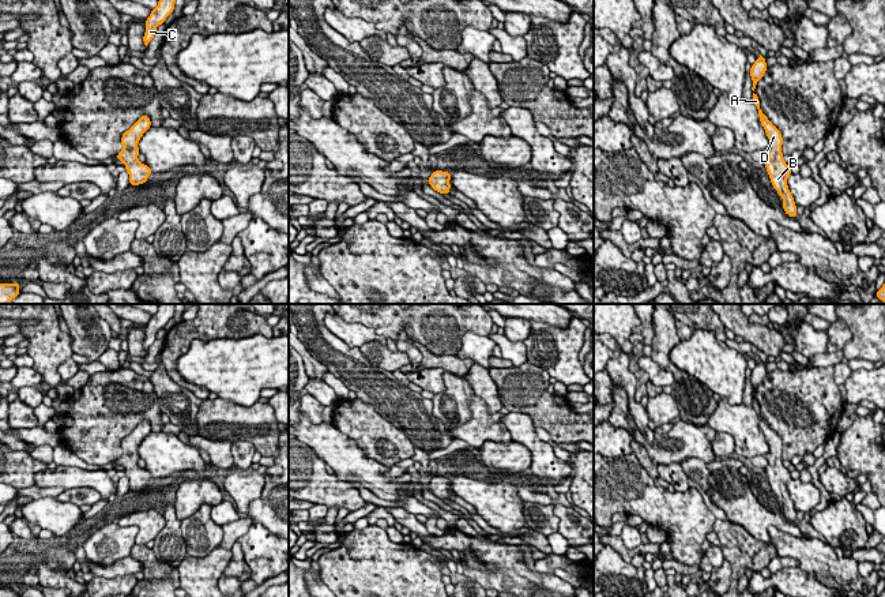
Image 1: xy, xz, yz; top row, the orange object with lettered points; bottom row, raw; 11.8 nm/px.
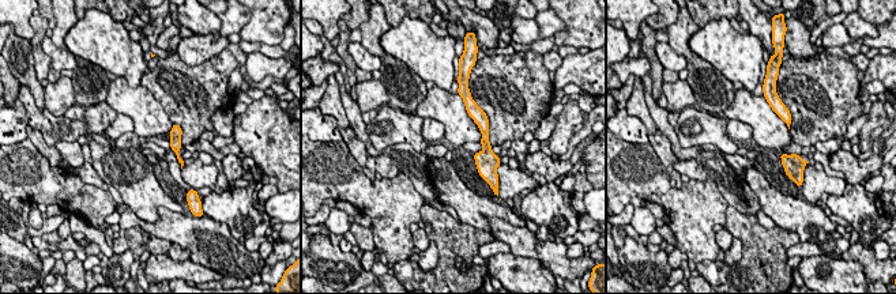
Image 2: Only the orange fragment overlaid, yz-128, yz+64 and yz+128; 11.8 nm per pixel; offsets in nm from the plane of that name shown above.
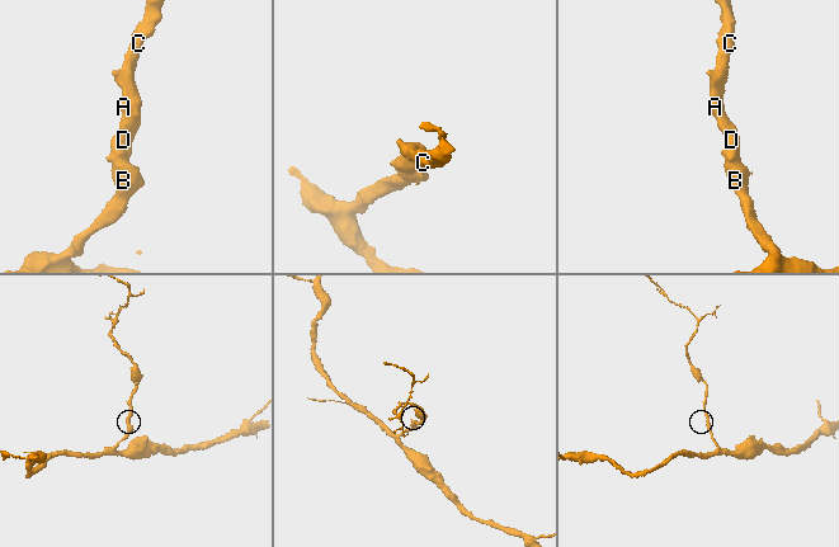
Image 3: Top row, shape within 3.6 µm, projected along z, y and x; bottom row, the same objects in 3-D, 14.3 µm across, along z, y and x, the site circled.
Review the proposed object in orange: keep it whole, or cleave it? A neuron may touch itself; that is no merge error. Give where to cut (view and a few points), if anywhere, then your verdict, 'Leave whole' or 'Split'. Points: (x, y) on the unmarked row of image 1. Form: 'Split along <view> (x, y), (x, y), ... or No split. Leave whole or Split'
No split. Leave whole

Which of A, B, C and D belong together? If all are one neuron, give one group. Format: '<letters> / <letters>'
A B C D

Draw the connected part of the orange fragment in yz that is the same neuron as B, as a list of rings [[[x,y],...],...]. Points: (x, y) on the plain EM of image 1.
[[[753,398],[752,406],[758,416],[760,428],[769,444],[769,453],[764,455],[768,461],[768,466],[765,468],[767,477],[773,493],[783,503],[784,518],[795,523],[798,522],[796,510],[787,491],[787,483],[791,480],[791,473],[783,465],[784,459],[782,458],[783,442],[761,416],[757,399]]]

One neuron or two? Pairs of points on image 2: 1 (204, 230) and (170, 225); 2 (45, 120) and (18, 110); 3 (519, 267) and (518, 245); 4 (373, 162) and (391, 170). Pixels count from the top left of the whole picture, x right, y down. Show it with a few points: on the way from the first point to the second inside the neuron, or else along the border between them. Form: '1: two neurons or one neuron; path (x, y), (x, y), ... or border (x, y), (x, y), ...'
1: one neuron; path (196, 230), (179, 229)
2: two neurons; border (18, 97), (25, 108), (29, 124)
3: two neurons; border (509, 252), (518, 256), (535, 257), (549, 268)
4: one neuron; path (377, 162), (387, 168)

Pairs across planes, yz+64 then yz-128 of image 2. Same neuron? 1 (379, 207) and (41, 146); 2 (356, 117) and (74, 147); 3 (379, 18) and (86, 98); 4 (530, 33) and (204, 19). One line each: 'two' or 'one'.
1: two
2: two
3: one
4: one

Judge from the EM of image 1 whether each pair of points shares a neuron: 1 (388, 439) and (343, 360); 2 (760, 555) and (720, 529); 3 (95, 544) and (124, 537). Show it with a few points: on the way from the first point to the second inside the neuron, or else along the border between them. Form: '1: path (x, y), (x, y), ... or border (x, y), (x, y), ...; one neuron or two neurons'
1: border (357, 397), (368, 402), (392, 424); two neurons
2: path (750, 551), (745, 551), (730, 536); one neuron
3: path (102, 544), (117, 541); one neuron

